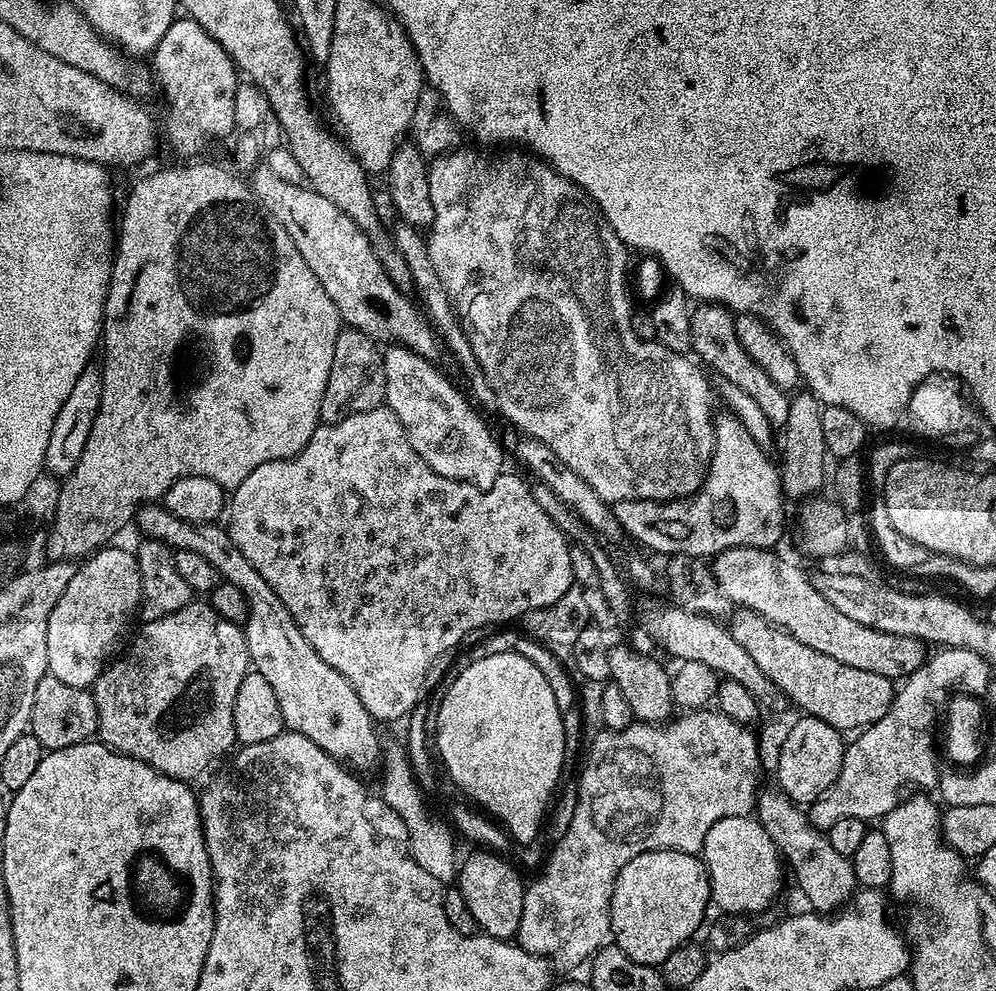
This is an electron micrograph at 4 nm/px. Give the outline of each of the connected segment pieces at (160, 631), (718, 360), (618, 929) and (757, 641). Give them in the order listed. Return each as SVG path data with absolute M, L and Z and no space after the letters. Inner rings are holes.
M191 602L173 612L153 616L133 638L128 656L113 659L91 686L98 710L98 736L123 756L138 758L175 780L192 782L219 756L231 753L232 744L237 743L234 702L242 680L250 671L246 638L241 625L226 622L208 602Z
M700 302L693 307L690 334L692 335L692 352L695 359L705 369L717 372L719 379L726 379L738 386L743 393L748 394L758 402L759 409L773 426L783 426L790 414L790 396L771 381L769 374L755 364L750 354L739 344L735 333L736 316L722 304Z
M663 848L657 852L638 854L618 874L612 895L612 935L617 948L639 964L658 966L678 946L689 943L704 920L704 911L710 908L712 899L711 882L705 863L699 855L690 852L676 852Z
M736 608L730 616L730 627L735 640L745 648L746 654L750 654L750 658L754 658L762 674L766 674L778 690L786 693L789 701L801 708L801 713L822 718L822 722L834 726L842 734L848 734L851 728L863 730L878 722L878 718L890 710L894 684L882 674L854 670L854 666L846 666L838 662L838 658L830 658L830 654L818 654L818 650L802 646L798 638L749 608Z

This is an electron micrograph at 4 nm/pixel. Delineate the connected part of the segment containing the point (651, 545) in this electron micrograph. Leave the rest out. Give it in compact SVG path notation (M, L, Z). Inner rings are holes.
M723 415L715 417L716 437L712 460L708 463L704 484L693 496L667 502L618 500L611 505L614 518L618 518L620 531L625 537L637 540L642 547L649 548L652 552L661 552L661 557L664 558L669 556L715 558L719 552L731 548L772 550L777 547L776 543L784 532L784 504L786 505L784 488L780 485L780 469L773 461L772 464L768 461L769 453L756 444L736 416Z

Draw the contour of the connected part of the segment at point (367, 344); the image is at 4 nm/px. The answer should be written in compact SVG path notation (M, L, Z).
M341 327L338 342L334 342L334 362L330 362L330 378L322 394L320 424L337 424L350 414L362 414L385 403L386 370L381 345L362 330Z

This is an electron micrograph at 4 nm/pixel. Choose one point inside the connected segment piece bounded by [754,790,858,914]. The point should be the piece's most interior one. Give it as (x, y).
(827, 878)

